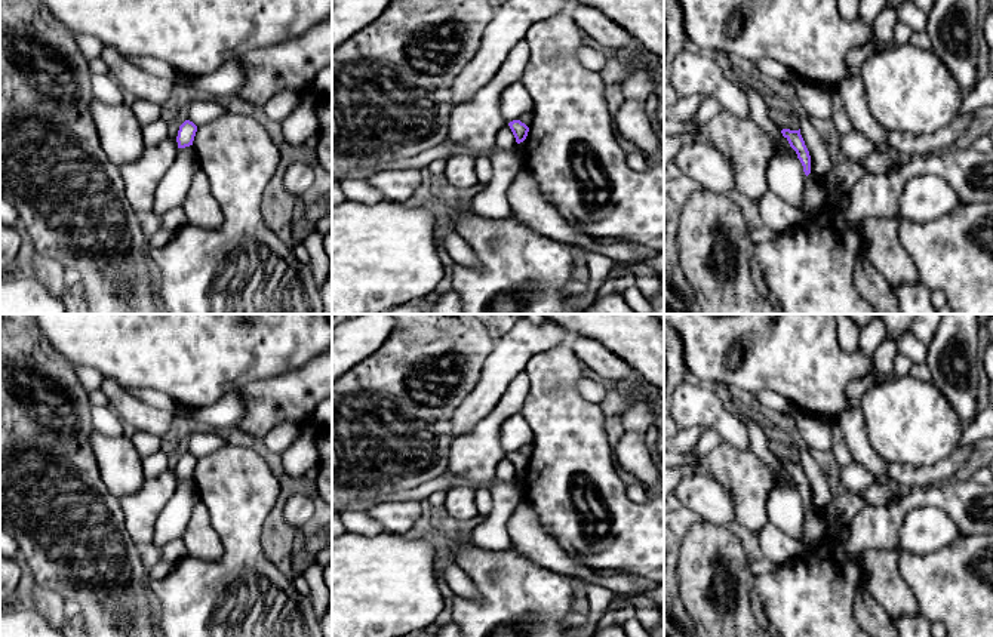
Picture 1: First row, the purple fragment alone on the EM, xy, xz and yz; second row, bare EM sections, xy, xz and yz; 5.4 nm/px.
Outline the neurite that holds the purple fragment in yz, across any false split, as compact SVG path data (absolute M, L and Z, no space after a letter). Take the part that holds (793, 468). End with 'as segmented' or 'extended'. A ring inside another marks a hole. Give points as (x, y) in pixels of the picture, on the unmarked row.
M783 461L781 465L788 473L790 478L796 483L797 490L803 498L803 504L808 508L811 505L811 487L800 467L800 461L799 462Z; as segmented

